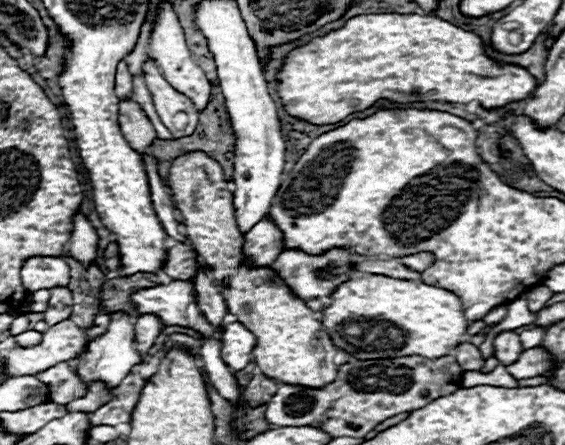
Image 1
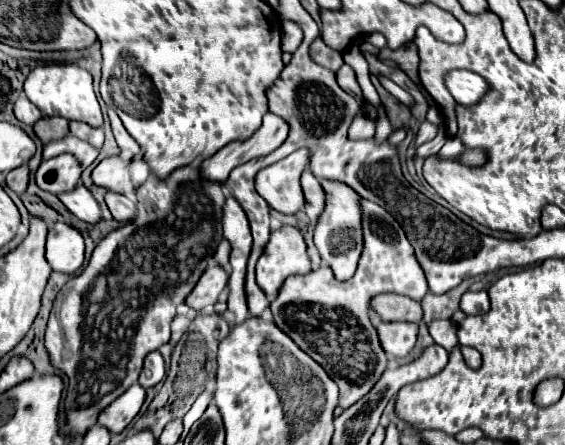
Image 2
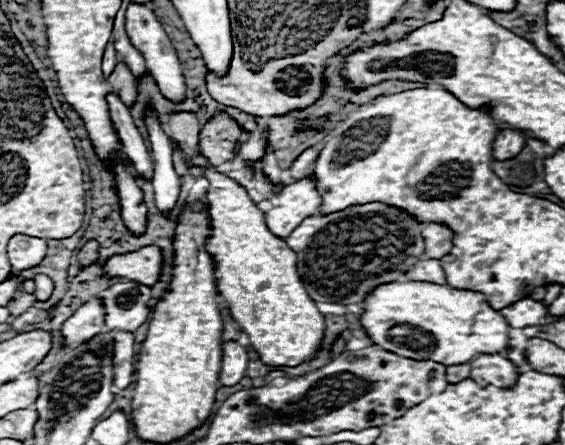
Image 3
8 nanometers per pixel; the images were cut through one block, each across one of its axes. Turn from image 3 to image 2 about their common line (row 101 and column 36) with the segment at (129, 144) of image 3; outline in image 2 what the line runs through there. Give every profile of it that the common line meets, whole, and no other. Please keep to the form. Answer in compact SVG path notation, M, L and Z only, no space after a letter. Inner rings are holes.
M20 96L20 98L16 100L14 114L16 114L16 118L18 118L20 122L24 122L24 124L32 124L32 122L36 122L36 120L42 118L42 112L40 112L26 96Z

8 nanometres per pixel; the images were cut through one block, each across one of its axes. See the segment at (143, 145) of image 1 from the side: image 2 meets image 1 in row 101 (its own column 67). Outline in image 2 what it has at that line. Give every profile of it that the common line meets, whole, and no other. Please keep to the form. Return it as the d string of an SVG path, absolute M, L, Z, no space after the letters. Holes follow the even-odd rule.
M46 116L40 118L40 122L36 122L32 128L36 136L42 140L42 144L46 144L50 140L58 140L68 134L68 120L62 116Z

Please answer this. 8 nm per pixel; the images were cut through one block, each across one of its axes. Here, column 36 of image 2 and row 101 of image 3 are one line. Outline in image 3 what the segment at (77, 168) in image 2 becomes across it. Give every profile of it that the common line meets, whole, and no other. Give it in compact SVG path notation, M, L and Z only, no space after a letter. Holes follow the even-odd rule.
M130 4L128 12L126 12L126 30L130 36L130 42L134 44L134 48L138 48L138 52L144 56L146 68L150 70L156 86L160 88L160 92L164 94L164 98L168 98L174 104L184 102L186 98L186 84L184 84L184 74L182 74L182 66L180 60L176 56L174 46L170 44L168 34L164 32L162 24L156 20L154 12L148 6L140 6L140 4Z

